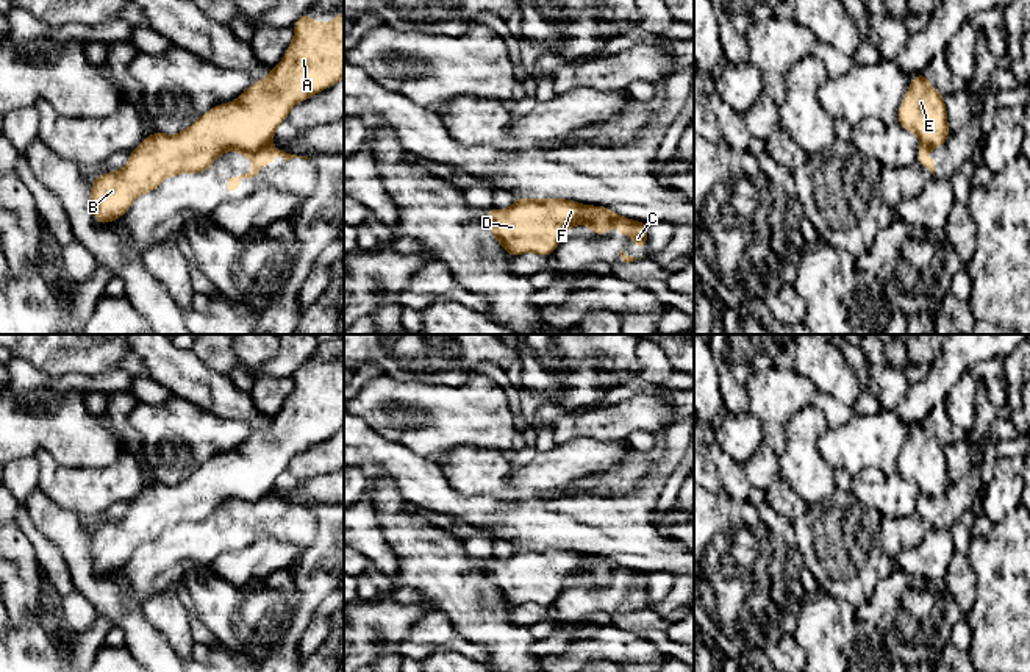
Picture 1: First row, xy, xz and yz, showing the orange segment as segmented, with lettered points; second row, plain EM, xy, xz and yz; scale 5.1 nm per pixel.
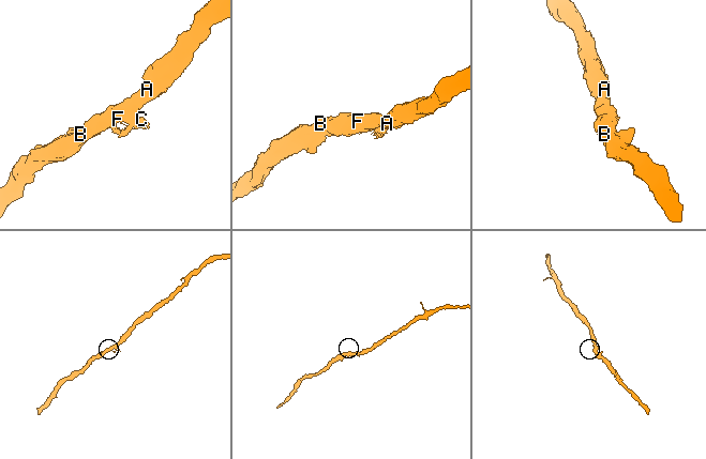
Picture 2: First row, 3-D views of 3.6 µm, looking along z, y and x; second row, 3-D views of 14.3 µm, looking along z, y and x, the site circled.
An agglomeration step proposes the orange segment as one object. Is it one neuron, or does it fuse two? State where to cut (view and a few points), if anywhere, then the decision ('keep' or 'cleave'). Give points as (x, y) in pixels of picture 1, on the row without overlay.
cut xy (269, 493), (255, 499), (233, 499); cleave

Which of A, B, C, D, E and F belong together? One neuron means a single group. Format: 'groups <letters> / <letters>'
groups A B D E F / C

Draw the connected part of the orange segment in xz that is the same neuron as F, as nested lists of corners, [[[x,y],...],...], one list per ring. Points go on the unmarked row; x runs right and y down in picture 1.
[[[516,547],[506,559],[486,561],[489,583],[510,608],[522,603],[552,606],[567,578],[586,574],[595,586],[611,581],[611,569],[595,555],[569,549]]]

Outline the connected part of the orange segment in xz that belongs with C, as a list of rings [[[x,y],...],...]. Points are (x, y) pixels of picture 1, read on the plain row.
[[[597,556],[597,559],[600,563],[605,563],[611,569],[611,572],[617,575],[619,586],[622,589],[625,589],[625,584],[630,583],[633,594],[639,600],[647,599],[649,574],[624,567],[606,556]]]

